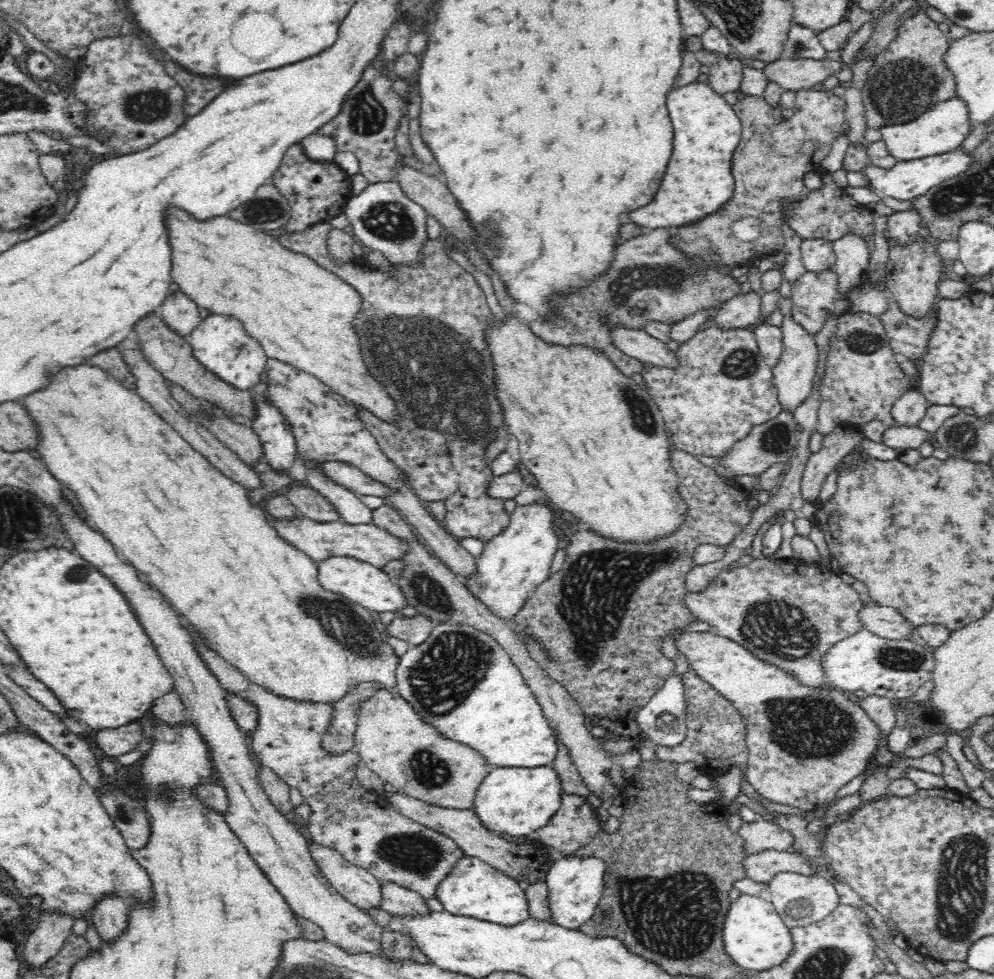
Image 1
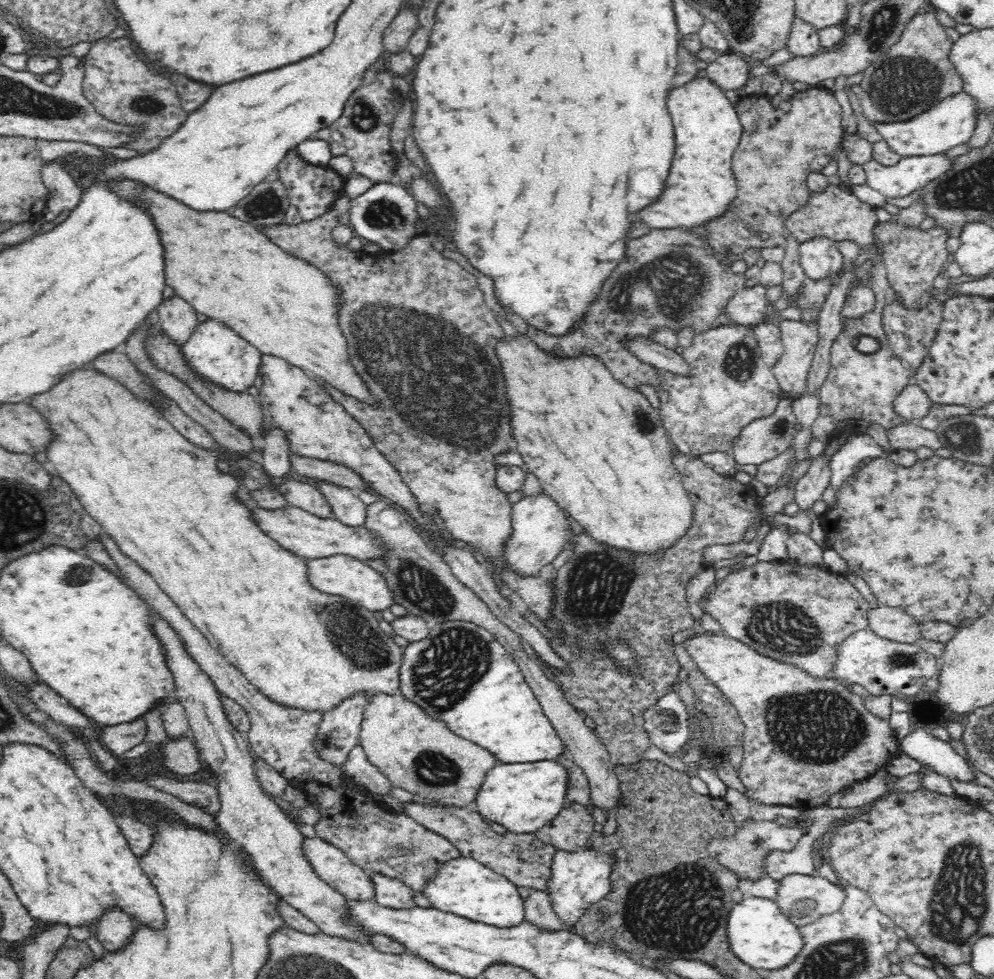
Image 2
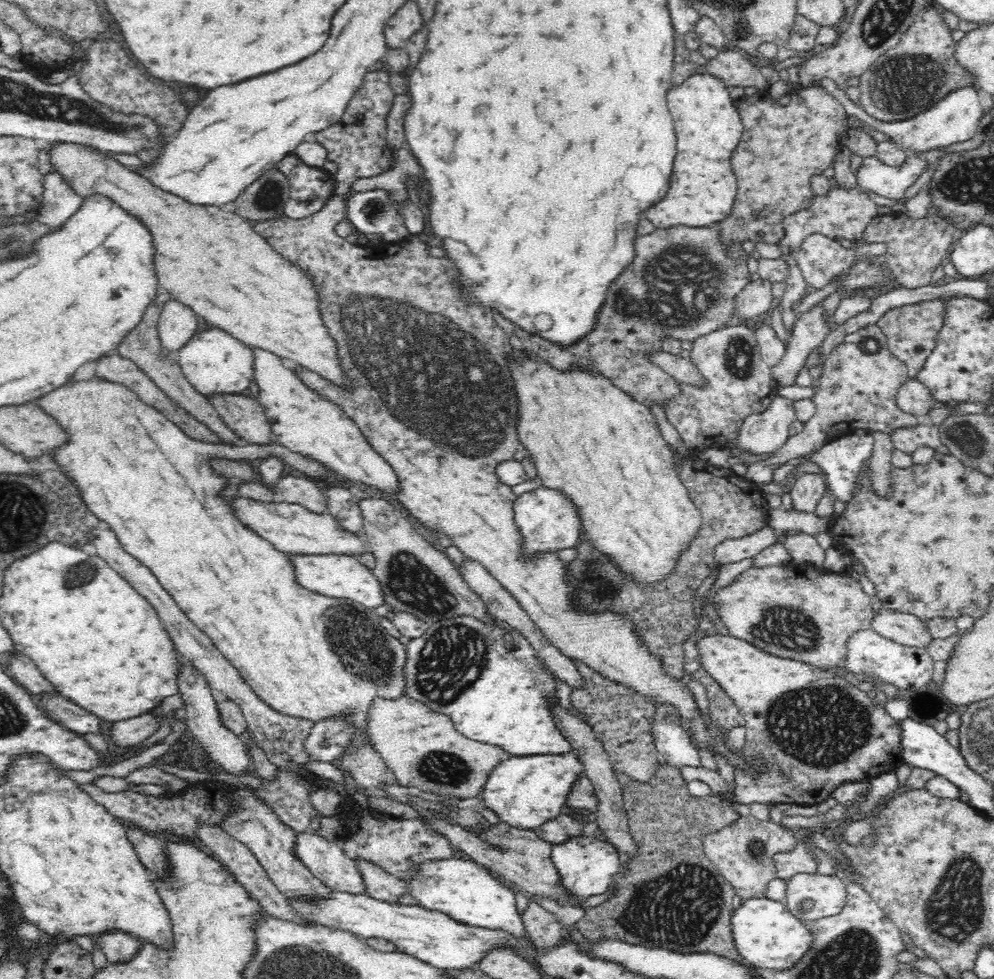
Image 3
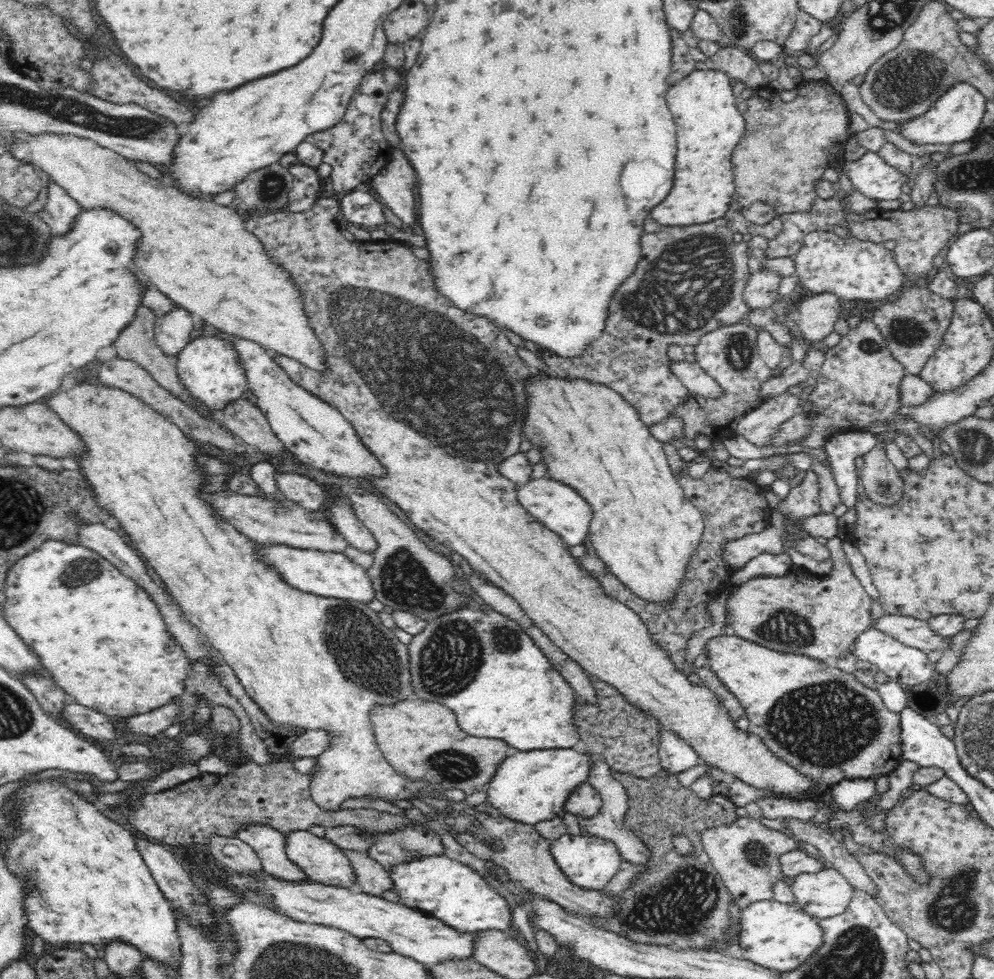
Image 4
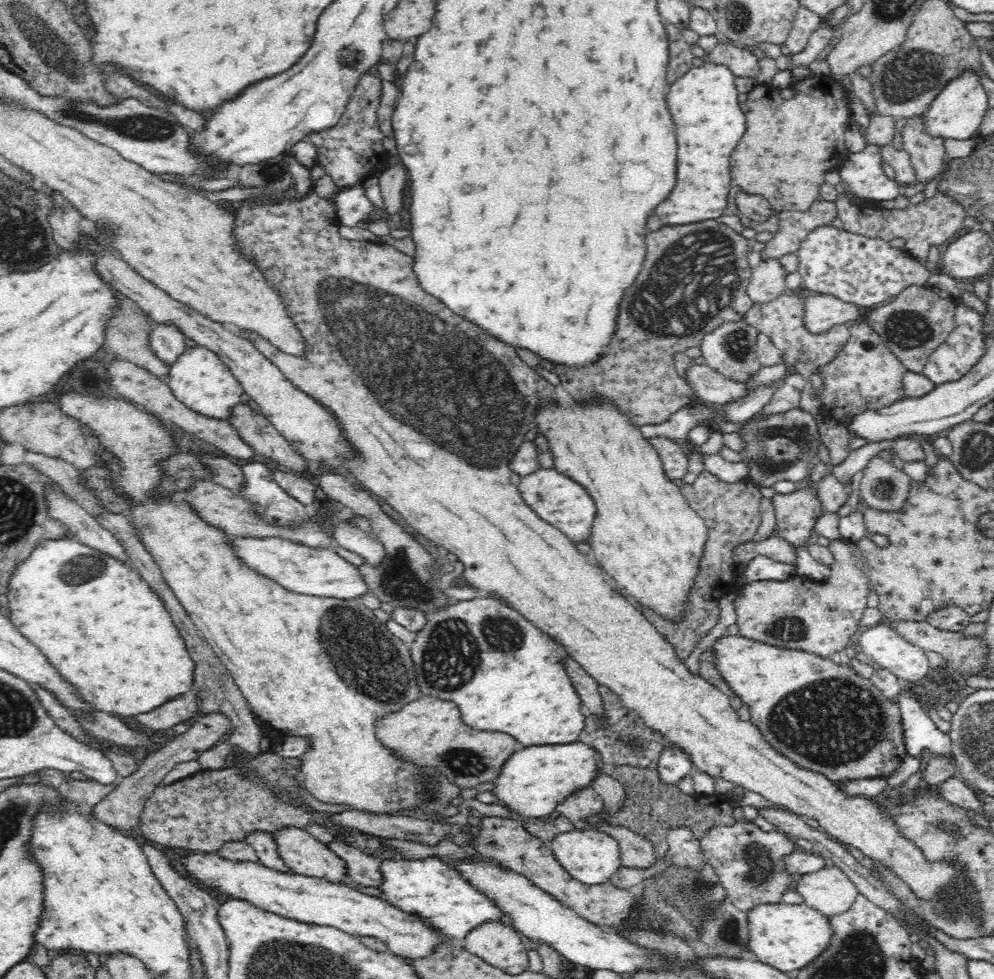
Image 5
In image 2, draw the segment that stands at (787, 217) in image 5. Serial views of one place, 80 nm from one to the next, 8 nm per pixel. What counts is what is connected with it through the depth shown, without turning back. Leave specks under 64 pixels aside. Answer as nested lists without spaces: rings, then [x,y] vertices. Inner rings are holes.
[[[830,184],[824,192],[812,193],[808,204],[790,214],[784,225],[798,244],[806,242],[810,237],[824,235],[835,243],[851,240],[864,248],[873,244],[875,224],[876,207],[870,206],[868,202],[862,202],[851,190]]]

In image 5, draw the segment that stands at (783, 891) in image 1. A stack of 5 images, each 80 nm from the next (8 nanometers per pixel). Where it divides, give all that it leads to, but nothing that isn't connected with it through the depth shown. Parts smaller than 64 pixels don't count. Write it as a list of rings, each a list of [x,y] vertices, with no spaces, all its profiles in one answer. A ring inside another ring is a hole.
[[[832,864],[798,876],[793,886],[807,905],[830,916],[848,910],[859,896],[854,881],[841,868]]]

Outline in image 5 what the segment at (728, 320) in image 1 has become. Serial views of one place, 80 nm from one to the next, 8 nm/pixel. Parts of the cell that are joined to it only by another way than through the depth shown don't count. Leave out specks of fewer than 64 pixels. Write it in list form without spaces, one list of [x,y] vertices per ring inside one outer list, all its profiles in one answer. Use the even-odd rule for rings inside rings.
[[[768,258],[752,269],[748,295],[754,302],[768,302],[786,292],[786,270],[778,258]]]

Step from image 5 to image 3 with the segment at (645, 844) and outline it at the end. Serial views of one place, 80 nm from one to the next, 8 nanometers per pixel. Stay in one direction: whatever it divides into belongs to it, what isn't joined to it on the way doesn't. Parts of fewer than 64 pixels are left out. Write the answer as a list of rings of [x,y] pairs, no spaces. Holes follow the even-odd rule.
[[[561,706],[554,708],[554,717],[558,722],[558,726],[563,730],[565,736],[572,745],[573,751],[578,755],[578,759],[584,763],[584,774],[591,780],[594,787],[594,793],[598,797],[598,810],[596,812],[596,826],[598,826],[599,835],[609,843],[614,844],[619,852],[626,854],[629,858],[638,858],[640,849],[638,843],[629,831],[628,817],[626,807],[624,807],[624,796],[622,796],[622,787],[620,779],[613,770],[610,759],[603,750],[603,745],[594,740],[594,735],[590,733],[590,728],[586,728],[578,717],[572,715],[568,710]]]

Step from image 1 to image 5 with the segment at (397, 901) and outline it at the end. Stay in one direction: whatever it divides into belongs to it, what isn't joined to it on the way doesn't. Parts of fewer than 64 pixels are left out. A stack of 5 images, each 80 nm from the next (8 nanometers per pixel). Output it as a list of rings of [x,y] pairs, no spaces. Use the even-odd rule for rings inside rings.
[[[335,839],[325,844],[338,858],[345,862],[347,876],[362,887],[376,887],[381,883],[380,859],[374,854],[352,847]]]

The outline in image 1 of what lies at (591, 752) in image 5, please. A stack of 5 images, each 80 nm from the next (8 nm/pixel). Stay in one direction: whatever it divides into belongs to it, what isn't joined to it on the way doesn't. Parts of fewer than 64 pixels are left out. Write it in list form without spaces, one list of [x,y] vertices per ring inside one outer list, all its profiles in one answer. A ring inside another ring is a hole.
[[[548,765],[495,767],[480,783],[473,811],[492,831],[510,836],[528,835],[554,821],[562,806],[563,788],[558,771]]]

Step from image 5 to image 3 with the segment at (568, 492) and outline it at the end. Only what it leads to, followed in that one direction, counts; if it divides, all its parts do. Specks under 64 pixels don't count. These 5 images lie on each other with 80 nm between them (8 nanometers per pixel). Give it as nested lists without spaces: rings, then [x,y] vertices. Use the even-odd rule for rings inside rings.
[[[543,485],[538,486],[536,490],[524,492],[516,498],[514,512],[517,514],[517,525],[526,537],[526,553],[576,547],[585,538],[585,520],[583,520],[582,509],[563,490]]]

